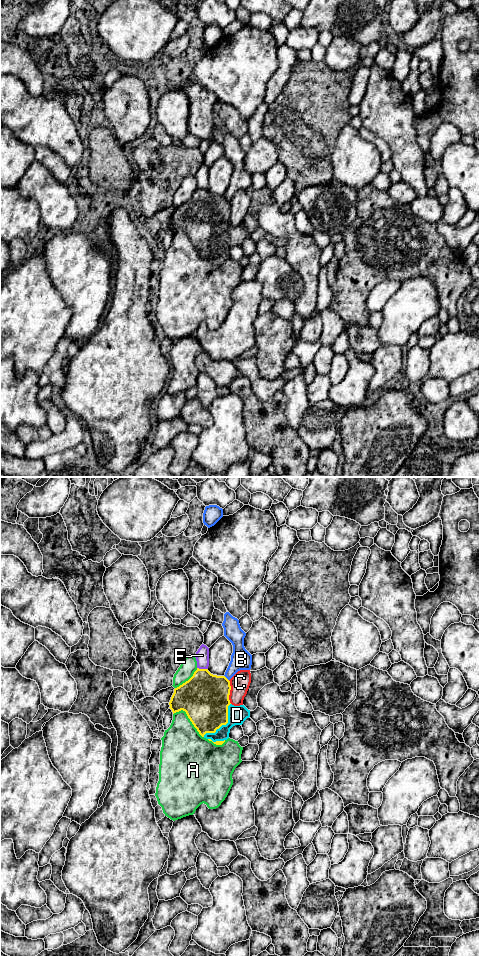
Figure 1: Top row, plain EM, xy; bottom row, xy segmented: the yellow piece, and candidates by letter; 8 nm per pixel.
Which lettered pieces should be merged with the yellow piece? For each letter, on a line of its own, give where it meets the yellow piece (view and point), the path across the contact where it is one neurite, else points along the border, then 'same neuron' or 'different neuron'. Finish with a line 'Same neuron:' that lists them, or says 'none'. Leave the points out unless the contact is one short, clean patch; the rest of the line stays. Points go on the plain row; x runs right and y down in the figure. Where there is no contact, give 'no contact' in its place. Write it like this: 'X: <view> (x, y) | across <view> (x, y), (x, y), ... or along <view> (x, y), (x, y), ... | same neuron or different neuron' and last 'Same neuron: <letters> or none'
A: xy (189, 238) | different neuron
B: xy (226, 198) | different neuron
C: xy (229, 212) | different neuron
D: xy (224, 244) | same neuron
E: xy (202, 189) | different neuron
Same neuron: D

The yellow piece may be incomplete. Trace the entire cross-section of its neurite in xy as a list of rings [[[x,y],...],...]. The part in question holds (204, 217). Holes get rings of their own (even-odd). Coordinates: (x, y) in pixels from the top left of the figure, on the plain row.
[[[197,188],[188,201],[174,209],[169,228],[173,234],[185,231],[202,257],[222,265],[229,258],[230,249],[250,237],[250,230],[244,225],[230,223],[230,210],[225,196]]]

